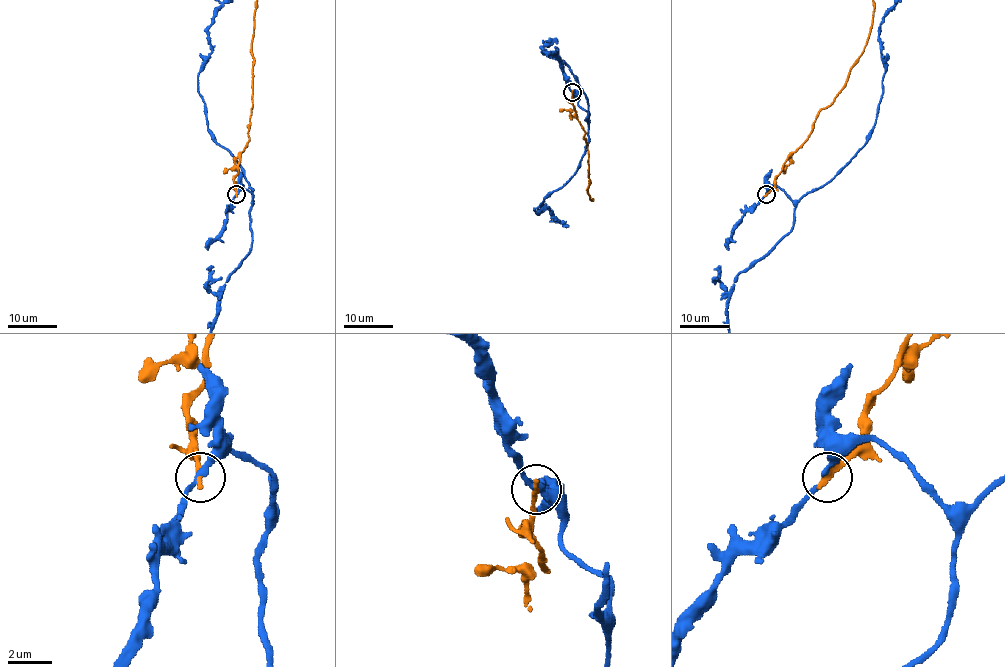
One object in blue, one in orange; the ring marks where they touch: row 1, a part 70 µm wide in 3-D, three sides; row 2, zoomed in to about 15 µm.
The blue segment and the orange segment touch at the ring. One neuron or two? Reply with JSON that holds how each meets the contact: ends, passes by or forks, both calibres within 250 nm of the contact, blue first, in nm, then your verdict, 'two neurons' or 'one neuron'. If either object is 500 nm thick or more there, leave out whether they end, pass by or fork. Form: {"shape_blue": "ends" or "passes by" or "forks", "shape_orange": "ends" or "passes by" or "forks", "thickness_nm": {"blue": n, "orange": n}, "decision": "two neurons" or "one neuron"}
{"shape_blue": "passes by", "shape_orange": "ends", "thickness_nm": {"blue": 240, "orange": 280}, "decision": "two neurons"}

